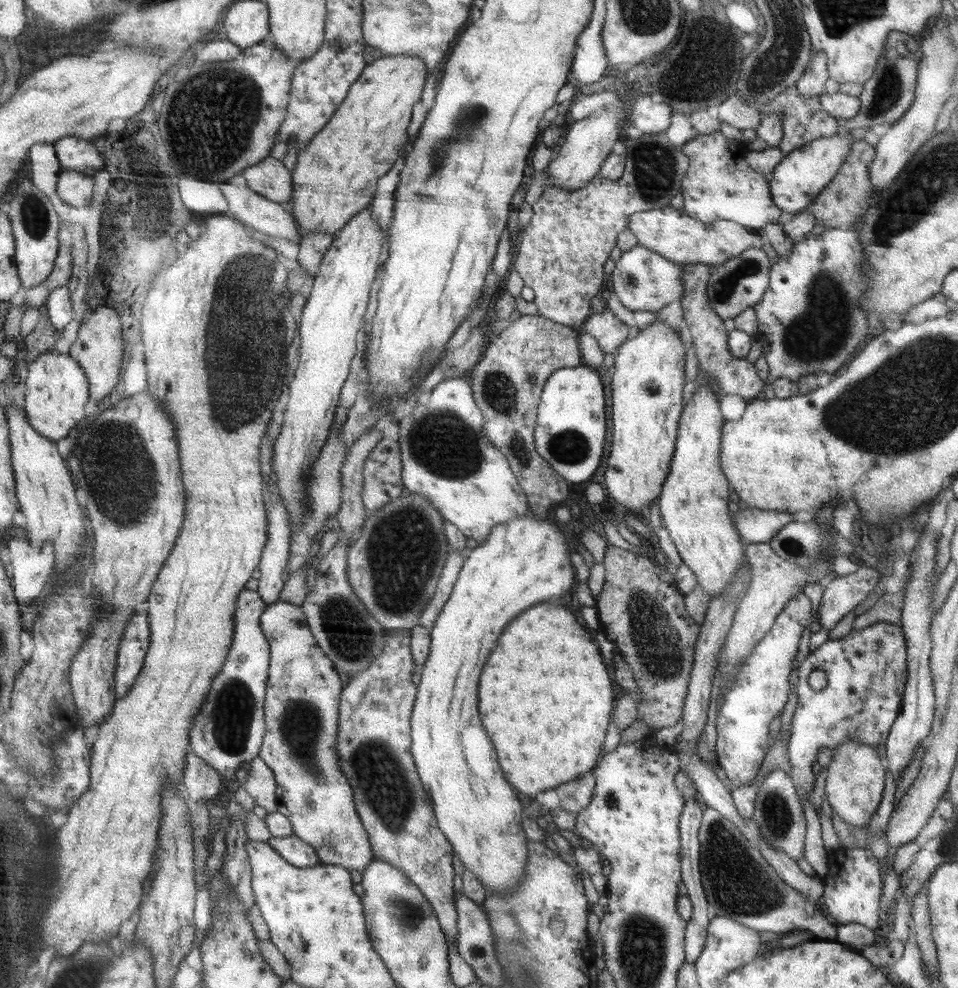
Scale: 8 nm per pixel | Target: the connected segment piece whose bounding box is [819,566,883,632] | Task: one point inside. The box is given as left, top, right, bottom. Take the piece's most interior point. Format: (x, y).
(842, 595)

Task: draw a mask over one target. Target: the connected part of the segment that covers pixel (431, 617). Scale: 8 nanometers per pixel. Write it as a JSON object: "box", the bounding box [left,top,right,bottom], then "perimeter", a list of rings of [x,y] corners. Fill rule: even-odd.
{"box":[421,550,467,630],"perimeter":[[[453,550],[449,552],[449,560],[445,562],[445,572],[441,576],[441,582],[439,582],[439,590],[437,590],[437,598],[433,598],[431,606],[425,610],[423,614],[423,620],[421,620],[421,626],[427,626],[429,630],[435,628],[445,604],[451,600],[453,592],[455,592],[455,586],[461,578],[461,572],[465,568],[465,562],[467,562],[467,554],[459,552],[459,550]]]}

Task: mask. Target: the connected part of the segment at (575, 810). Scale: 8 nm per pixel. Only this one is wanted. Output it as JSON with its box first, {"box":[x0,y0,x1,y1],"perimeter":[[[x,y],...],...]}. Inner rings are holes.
{"box":[557,770,597,816],"perimeter":[[[595,770],[589,772],[587,776],[583,776],[583,778],[575,780],[575,782],[559,786],[557,794],[559,794],[559,800],[561,800],[561,808],[579,816],[579,812],[585,810],[593,802],[595,790],[597,790]]]}

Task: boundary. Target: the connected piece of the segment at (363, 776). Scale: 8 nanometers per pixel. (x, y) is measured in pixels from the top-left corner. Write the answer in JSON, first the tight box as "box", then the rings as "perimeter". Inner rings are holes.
{"box":[337,630,461,948],"perimeter":[[[399,630],[393,636],[385,638],[385,652],[373,662],[373,666],[369,666],[369,670],[363,670],[361,674],[349,678],[349,686],[343,690],[341,700],[341,736],[337,738],[339,740],[337,750],[341,756],[341,768],[349,776],[349,782],[353,784],[357,796],[357,812],[361,816],[361,822],[365,822],[377,860],[393,864],[395,868],[405,872],[409,880],[421,886],[429,902],[433,902],[451,946],[459,948],[461,914],[457,910],[457,894],[453,884],[455,848],[449,842],[449,838],[445,838],[445,832],[441,832],[439,828],[431,794],[425,788],[425,782],[417,766],[417,758],[413,754],[413,710],[417,706],[417,696],[419,696],[419,664],[413,654],[413,632]]]}

